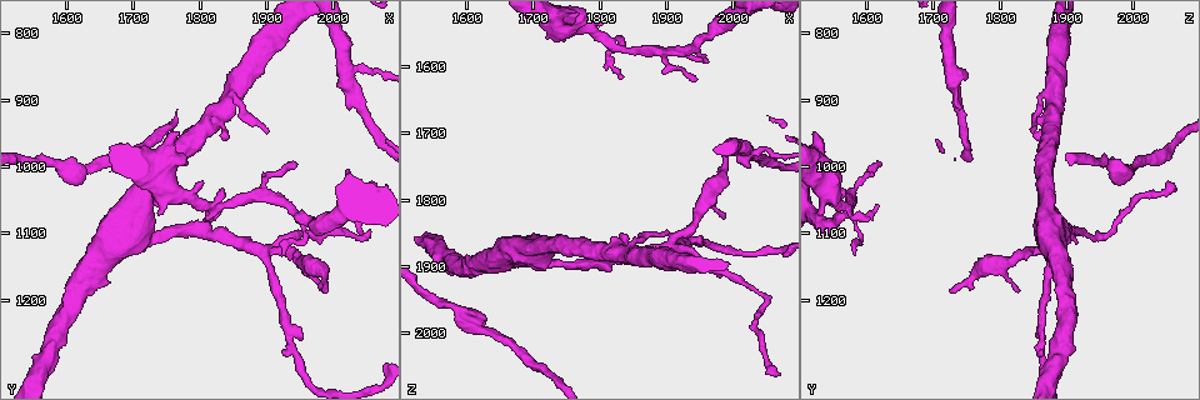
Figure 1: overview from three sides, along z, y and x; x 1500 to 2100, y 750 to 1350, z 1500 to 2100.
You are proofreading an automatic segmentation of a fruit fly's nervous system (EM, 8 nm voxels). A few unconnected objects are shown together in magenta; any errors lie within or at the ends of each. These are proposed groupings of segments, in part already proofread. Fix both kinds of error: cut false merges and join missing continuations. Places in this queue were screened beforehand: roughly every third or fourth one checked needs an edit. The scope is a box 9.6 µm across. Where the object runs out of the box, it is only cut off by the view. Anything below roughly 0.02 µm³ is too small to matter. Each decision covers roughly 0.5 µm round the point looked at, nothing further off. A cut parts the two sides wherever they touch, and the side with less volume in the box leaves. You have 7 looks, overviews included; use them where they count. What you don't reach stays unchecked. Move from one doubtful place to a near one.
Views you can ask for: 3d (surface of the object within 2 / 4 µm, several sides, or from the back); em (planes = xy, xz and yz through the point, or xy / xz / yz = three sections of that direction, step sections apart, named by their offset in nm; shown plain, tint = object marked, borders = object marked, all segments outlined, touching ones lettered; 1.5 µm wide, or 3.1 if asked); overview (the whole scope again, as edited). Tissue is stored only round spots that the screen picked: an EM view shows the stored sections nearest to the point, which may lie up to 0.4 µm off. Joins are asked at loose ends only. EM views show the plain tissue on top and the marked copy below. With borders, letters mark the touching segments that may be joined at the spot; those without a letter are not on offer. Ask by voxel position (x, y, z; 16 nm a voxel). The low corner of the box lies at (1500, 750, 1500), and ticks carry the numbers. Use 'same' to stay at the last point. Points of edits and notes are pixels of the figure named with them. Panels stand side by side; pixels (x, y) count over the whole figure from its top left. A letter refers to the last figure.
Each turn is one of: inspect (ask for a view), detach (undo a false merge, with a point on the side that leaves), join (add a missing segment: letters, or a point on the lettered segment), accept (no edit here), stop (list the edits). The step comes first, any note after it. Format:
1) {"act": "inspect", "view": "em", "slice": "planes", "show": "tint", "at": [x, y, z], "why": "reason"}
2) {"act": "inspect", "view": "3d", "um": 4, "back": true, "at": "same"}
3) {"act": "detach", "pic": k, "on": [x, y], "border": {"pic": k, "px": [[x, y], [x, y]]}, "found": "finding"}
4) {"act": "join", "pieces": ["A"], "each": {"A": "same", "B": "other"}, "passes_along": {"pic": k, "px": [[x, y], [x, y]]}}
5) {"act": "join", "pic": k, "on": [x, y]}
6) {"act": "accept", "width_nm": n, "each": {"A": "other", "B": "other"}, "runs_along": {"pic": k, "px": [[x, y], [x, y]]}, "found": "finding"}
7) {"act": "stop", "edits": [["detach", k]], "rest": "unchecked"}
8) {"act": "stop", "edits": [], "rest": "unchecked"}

{"act": "inspect", "view": "em", "slice": "xz", "step": 4, "show": "borders", "at": [1925, 1135, 1580], "why": "an open end"}

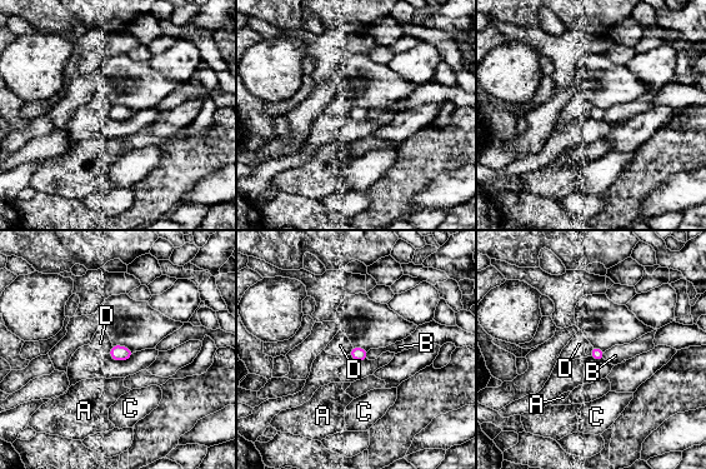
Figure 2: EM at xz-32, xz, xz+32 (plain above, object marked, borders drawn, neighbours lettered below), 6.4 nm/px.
{"act": "inspect", "view": "em", "slice": "planes", "show": "borders", "at": "same"}

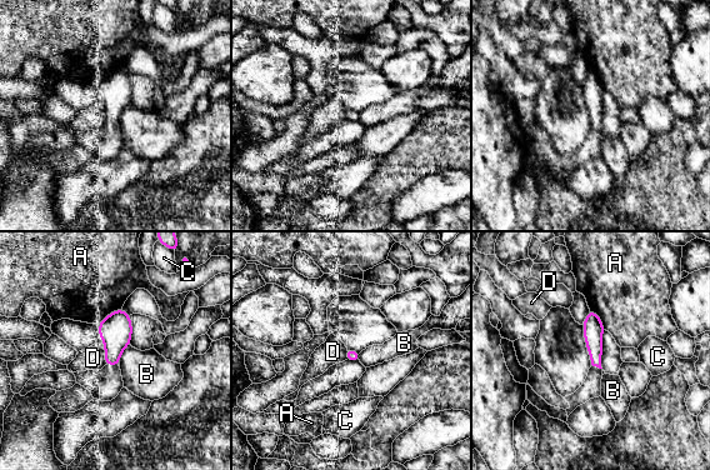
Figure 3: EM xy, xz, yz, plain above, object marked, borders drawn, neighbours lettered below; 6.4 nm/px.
{"act": "accept", "width_nm": 70, "each": {"A": "other", "B": "other", "C": "other", "D": "other"}, "border": {"pic": 3, "px": [[100, 336], [106, 364]]}, "found": "none of them fits"}

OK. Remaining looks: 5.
{"act": "inspect", "view": "em", "slice": "planes", "show": "borders", "at": [1990, 1190, 1730], "why": "free end"}

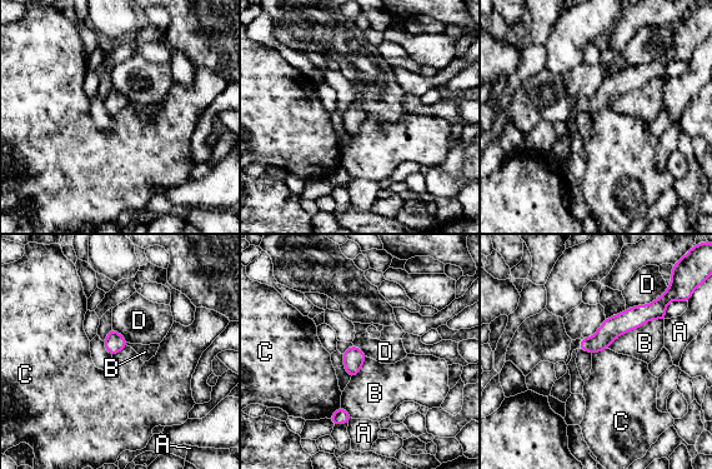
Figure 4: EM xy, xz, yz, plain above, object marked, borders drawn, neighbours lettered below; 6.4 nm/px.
{"act": "accept", "each": {"A": "other", "B": "other", "C": "other", "D": "other"}, "border": {"pic": 4, "px": [[126, 345], [113, 355]]}, "found": "none of them fits"}

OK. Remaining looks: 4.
{"act": "inspect", "view": "em", "slice": "xy", "step": 8, "show": "tint", "at": [1945, 995, 1615], "why": "free end"}

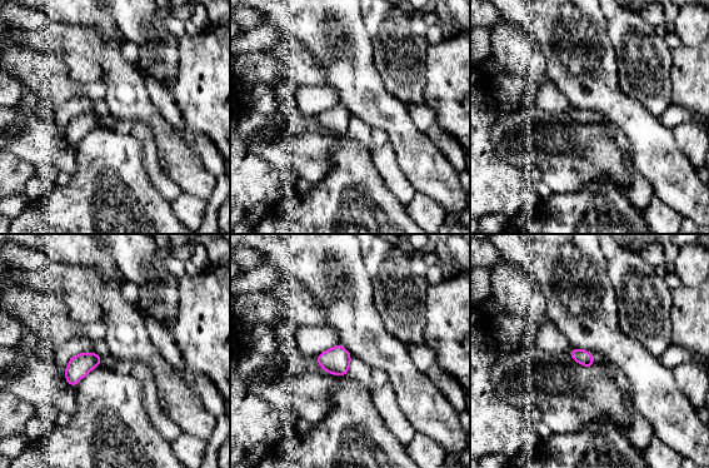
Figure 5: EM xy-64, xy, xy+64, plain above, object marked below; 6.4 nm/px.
{"act": "inspect", "view": "em", "slice": "planes", "show": "borders", "at": "same", "why": "cut it another way"}

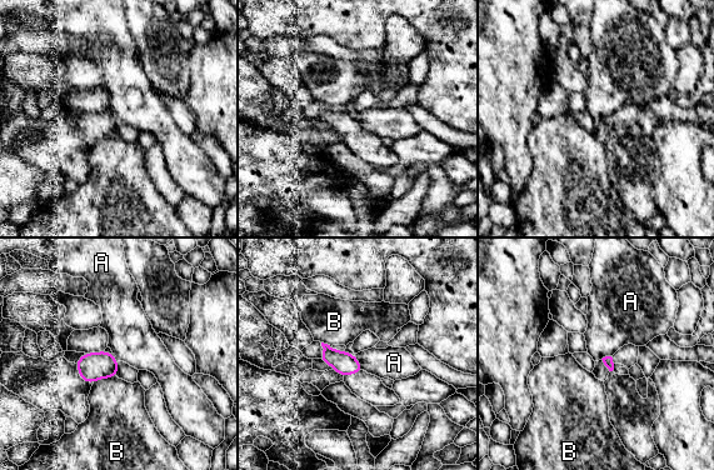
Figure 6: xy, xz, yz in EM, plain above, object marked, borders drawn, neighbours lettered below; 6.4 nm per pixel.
{"act": "accept", "each": {"A": "other", "B": "other"}, "border": {"pic": 6, "px": [[354, 355], [363, 369]]}, "found": "no lettered segment goes on from it"}

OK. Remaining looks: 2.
{"act": "stop", "edits": [], "rest": "unchecked"}

